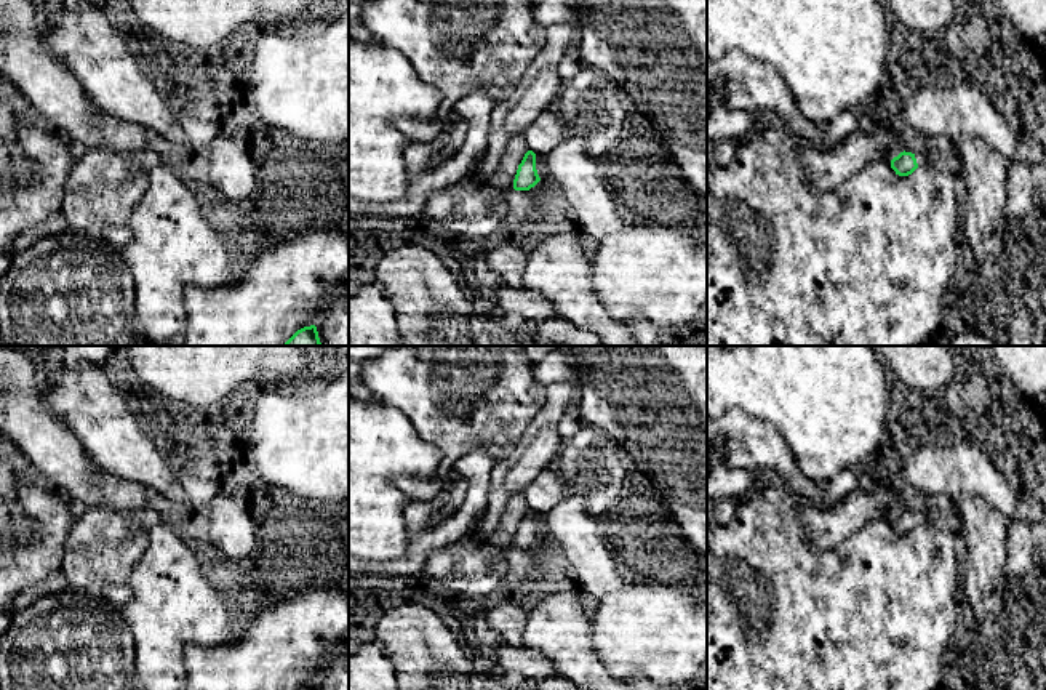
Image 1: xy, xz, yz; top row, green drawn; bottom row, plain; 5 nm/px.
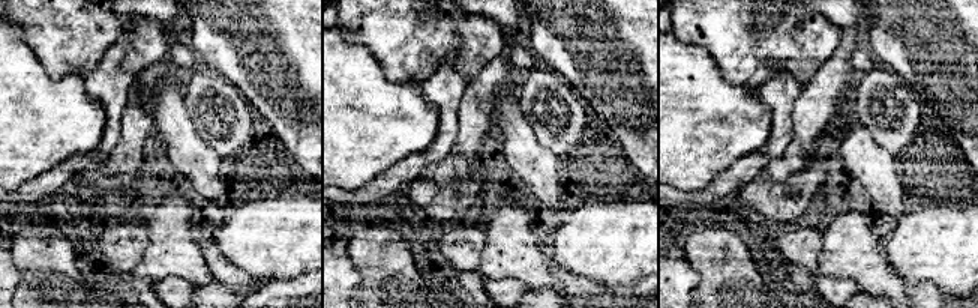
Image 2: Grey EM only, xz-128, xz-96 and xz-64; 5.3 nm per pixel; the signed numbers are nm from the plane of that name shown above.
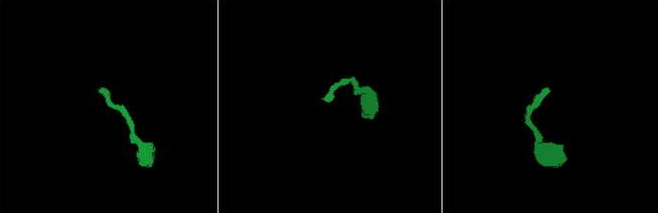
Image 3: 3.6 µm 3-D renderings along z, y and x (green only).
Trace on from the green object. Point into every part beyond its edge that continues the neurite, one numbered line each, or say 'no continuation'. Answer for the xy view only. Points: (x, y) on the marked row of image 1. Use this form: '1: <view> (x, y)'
no continuation

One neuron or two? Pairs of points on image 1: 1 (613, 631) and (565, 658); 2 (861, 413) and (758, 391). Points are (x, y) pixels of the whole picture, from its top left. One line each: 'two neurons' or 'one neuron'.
1: two neurons
2: one neuron

